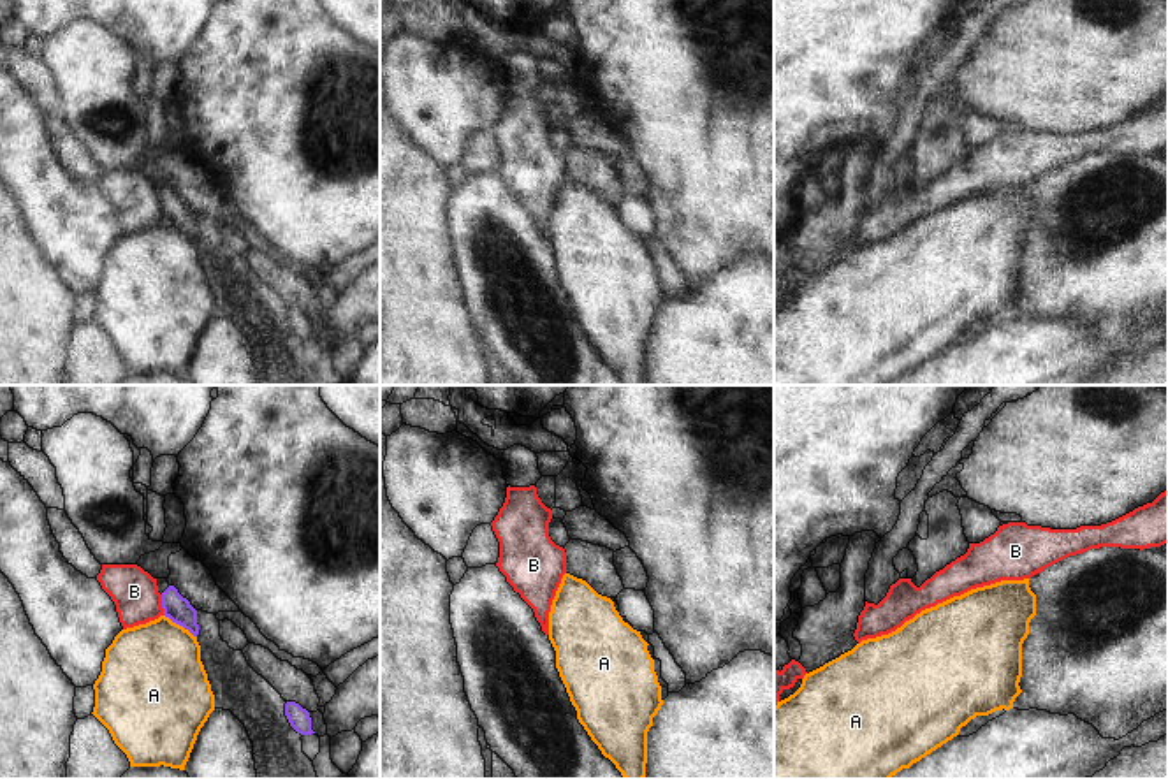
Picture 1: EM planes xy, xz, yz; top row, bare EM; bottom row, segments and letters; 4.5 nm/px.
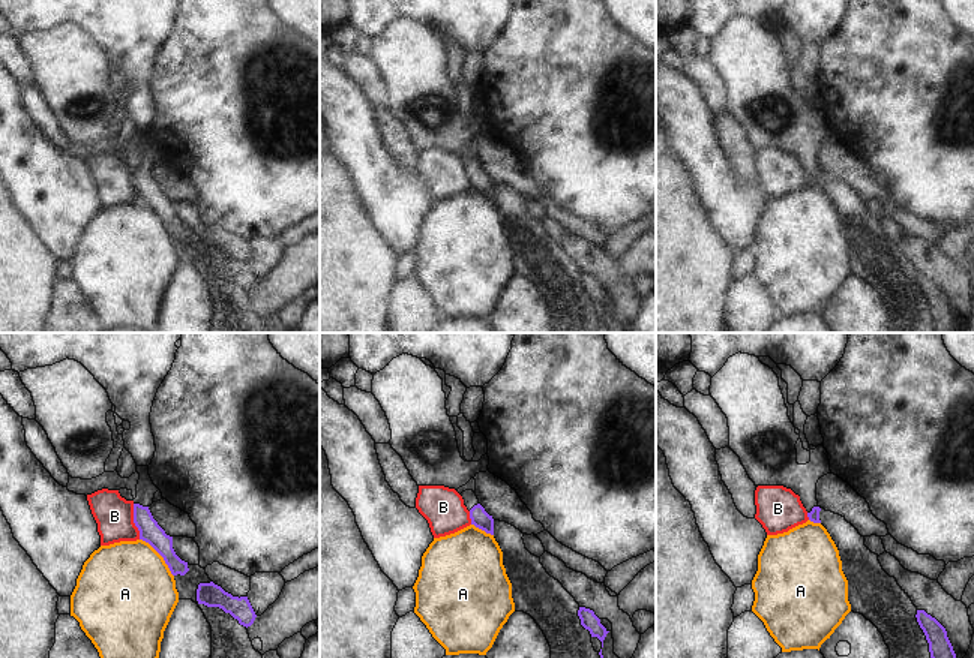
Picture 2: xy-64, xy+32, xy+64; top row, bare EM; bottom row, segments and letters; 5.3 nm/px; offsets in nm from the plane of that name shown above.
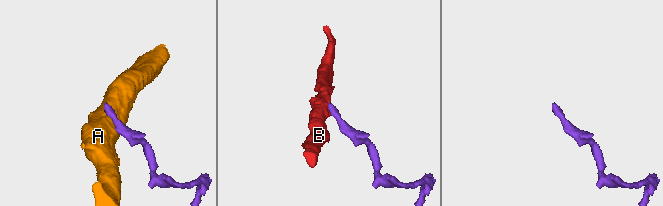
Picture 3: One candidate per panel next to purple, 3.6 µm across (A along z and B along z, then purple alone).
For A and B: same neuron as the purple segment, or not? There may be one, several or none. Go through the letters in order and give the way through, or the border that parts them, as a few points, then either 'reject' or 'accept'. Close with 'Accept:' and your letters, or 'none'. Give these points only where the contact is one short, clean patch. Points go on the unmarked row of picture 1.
A: reject
B: border along xy (160, 201), (164, 220); reject
Accept: none

